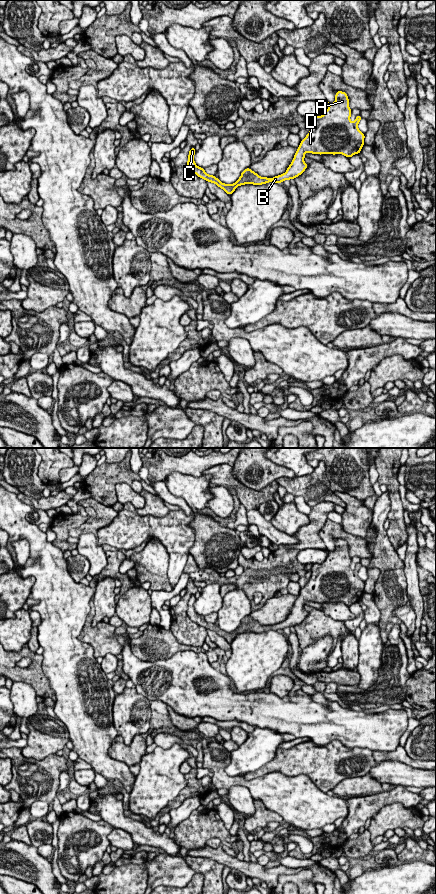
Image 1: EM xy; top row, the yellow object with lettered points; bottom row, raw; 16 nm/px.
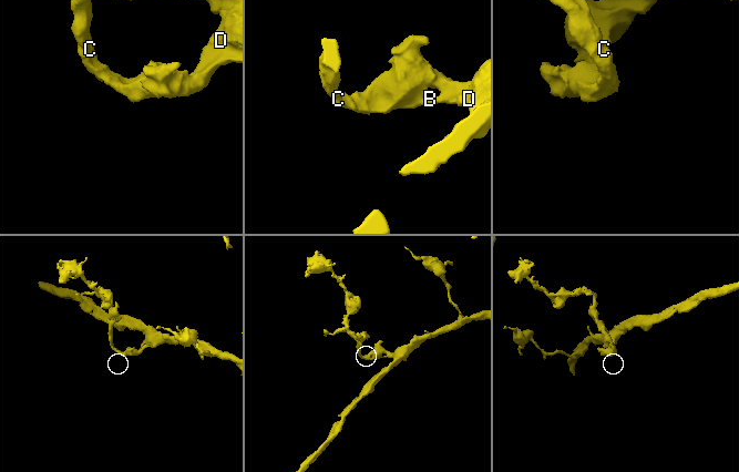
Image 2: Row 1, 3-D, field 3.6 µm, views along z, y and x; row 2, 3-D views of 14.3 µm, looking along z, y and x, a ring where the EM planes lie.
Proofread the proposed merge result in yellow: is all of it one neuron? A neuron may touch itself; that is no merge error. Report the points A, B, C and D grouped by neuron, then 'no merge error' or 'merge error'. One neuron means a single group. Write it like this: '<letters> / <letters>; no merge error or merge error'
A B C D; no merge error

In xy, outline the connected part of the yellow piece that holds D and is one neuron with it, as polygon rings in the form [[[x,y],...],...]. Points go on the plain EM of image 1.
[[[337,539],[335,550],[329,551],[328,557],[321,564],[313,564],[311,568],[311,577],[306,585],[301,588],[300,593],[294,603],[294,606],[287,616],[286,620],[272,625],[260,625],[249,616],[242,619],[239,627],[233,632],[222,631],[214,623],[205,620],[205,616],[196,613],[194,603],[195,595],[192,595],[188,602],[187,614],[189,618],[199,626],[216,632],[228,643],[231,643],[238,634],[241,633],[263,633],[269,630],[282,631],[284,628],[295,627],[300,624],[308,612],[304,610],[305,602],[343,602],[350,606],[355,602],[360,602],[364,594],[365,583],[362,581],[358,572],[362,565],[356,564],[354,570],[350,568],[352,558],[349,555],[349,546],[347,541]]]

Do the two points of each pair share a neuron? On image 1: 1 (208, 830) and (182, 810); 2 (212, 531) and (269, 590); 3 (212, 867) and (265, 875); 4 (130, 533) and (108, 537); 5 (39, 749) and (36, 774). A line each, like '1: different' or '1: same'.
1: different
2: different
3: different
4: same
5: different

